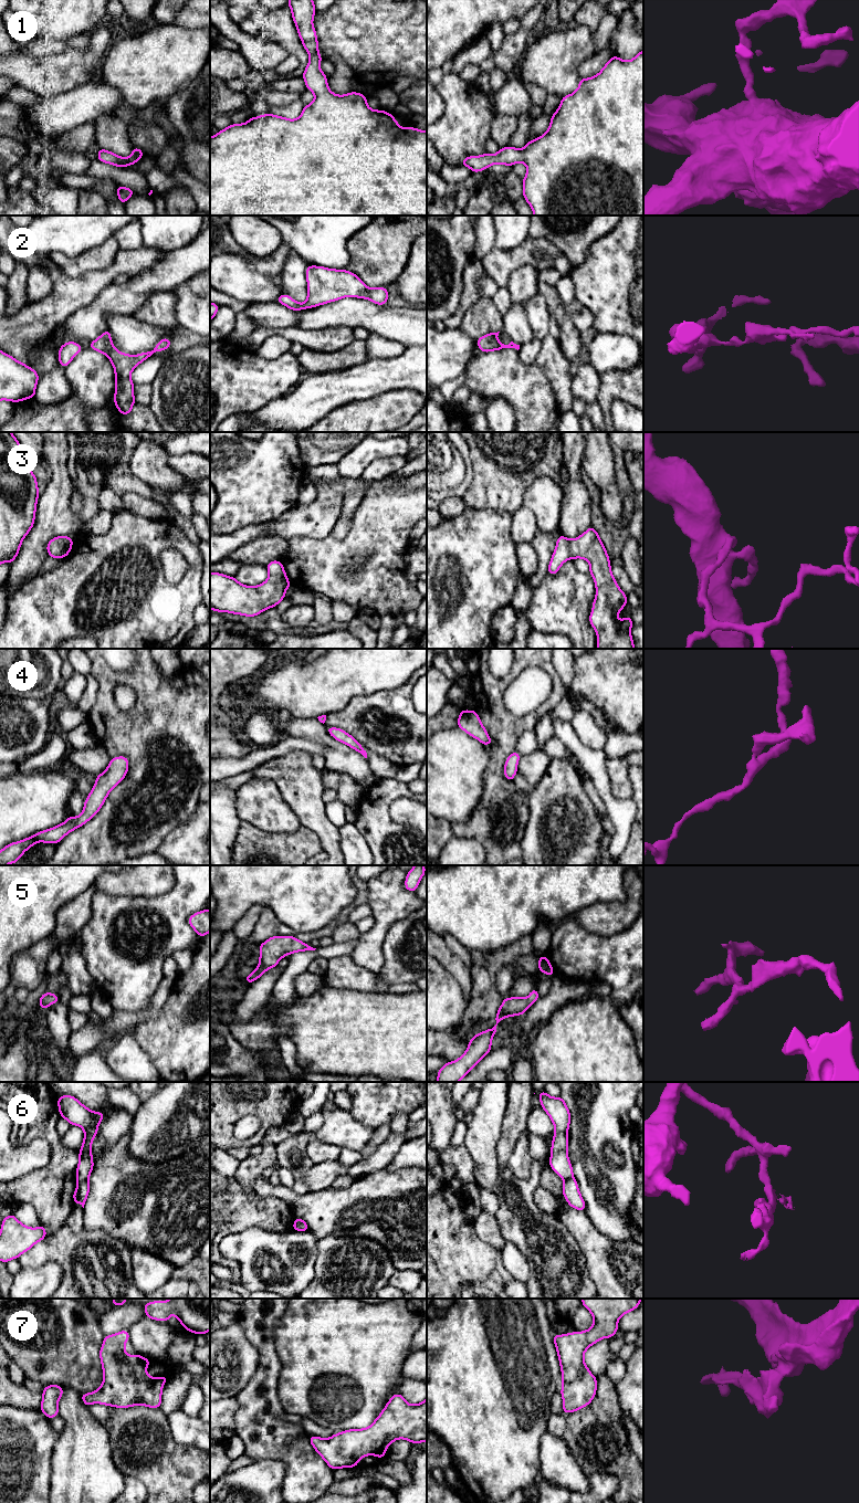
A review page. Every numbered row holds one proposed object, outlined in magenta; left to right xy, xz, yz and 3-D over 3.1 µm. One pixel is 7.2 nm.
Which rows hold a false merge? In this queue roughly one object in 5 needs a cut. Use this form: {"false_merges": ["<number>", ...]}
{"false_merges": ["6"]}

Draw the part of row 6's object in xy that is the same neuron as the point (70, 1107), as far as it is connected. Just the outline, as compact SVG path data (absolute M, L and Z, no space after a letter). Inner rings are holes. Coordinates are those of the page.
M61 1095L57 1099L59 1112L71 1125L84 1129L84 1141L78 1150L80 1162L76 1167L76 1180L86 1180L94 1167L91 1145L97 1134L98 1125L104 1118L103 1112L93 1112L83 1105L76 1097Z

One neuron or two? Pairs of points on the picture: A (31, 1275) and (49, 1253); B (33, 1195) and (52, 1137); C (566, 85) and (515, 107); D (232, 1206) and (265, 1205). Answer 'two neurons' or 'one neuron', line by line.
A: two neurons
B: one neuron
C: two neurons
D: one neuron

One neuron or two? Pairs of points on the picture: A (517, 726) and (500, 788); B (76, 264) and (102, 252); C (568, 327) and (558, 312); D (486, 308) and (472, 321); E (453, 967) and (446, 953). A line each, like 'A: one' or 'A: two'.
A: one
B: one
C: one
D: one
E: one

